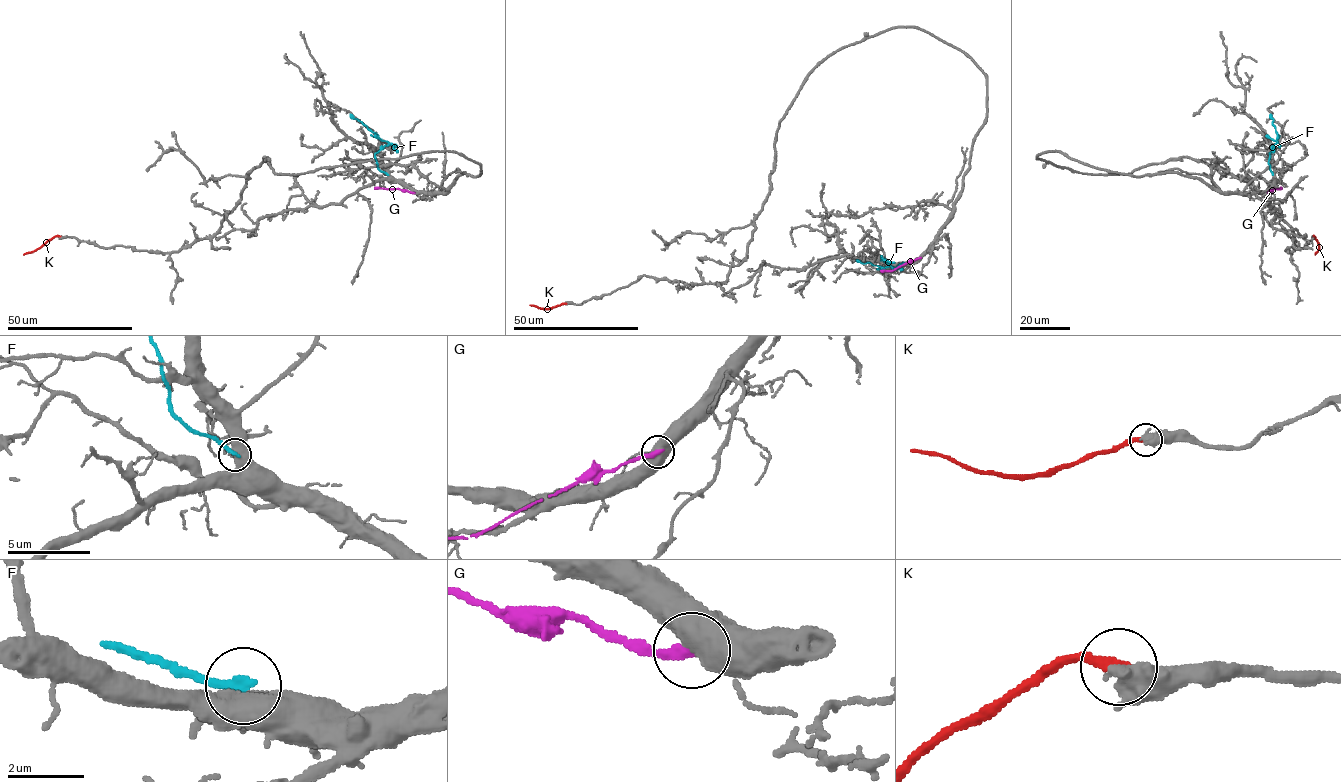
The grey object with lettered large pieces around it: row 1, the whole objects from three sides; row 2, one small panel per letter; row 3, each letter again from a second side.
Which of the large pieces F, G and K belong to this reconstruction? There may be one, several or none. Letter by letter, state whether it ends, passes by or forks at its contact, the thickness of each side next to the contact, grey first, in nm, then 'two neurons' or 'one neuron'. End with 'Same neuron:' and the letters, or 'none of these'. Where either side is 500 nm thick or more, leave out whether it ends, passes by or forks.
F: 550/240 nm | two neurons
G: 750/320 nm | two neurons
K: 600/320 nm | one neuron
Same neuron: K

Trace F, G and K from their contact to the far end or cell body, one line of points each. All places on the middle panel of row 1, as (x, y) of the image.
F: (893, 263), (880, 260), (893, 268), (856, 260)
G: (920, 258), (893, 270), (880, 270)
K: (565, 303), (549, 309), (530, 305)

